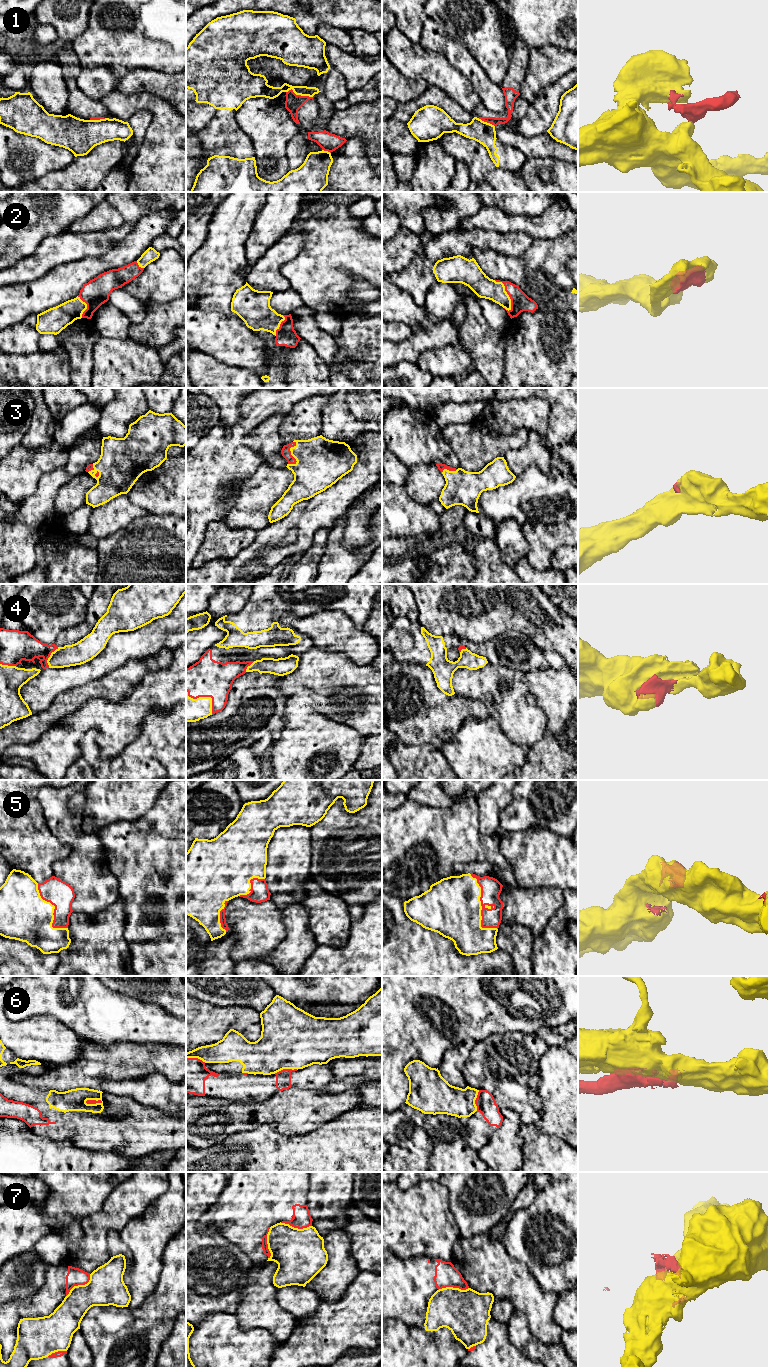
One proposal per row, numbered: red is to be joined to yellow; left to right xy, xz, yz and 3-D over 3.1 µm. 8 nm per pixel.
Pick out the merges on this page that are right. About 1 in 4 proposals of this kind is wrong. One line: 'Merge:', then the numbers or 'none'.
Merge: 2, 3, 4, 5

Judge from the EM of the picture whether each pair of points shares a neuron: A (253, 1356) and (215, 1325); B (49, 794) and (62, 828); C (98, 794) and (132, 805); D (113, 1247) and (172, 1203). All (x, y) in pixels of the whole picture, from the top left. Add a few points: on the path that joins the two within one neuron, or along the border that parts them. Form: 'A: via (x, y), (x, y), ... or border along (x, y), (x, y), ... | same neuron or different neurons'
A: via (243, 1353), (230, 1337), (225, 1335) | same neuron
B: via (51, 802), (62, 820) | same neuron
C: via (106, 794), (121, 794), (124, 797) | same neuron
D: border along (119, 1232), (120, 1239), (131, 1254) | different neurons

